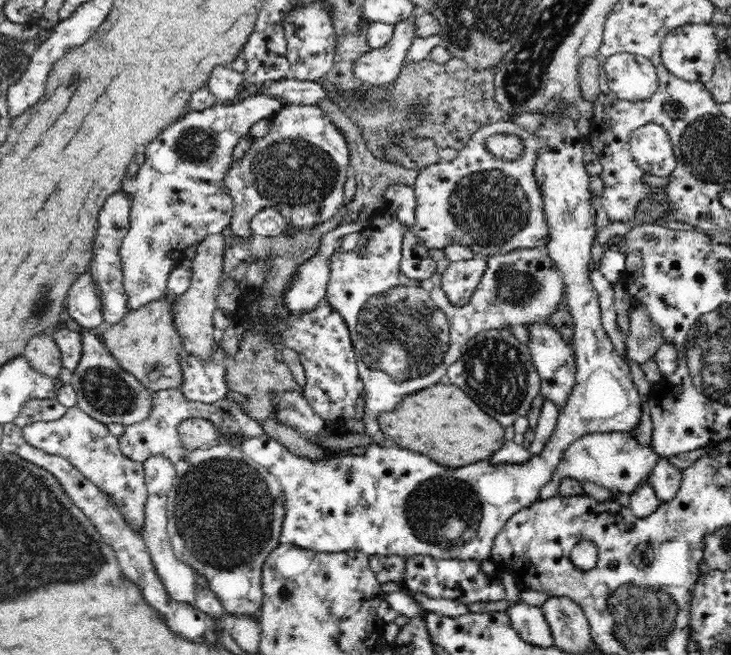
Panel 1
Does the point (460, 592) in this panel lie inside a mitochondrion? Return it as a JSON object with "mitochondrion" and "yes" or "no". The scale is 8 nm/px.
{"mitochondrion":"no"}

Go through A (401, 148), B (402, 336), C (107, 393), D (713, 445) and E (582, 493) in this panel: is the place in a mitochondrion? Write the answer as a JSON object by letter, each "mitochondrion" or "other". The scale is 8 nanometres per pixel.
{"A":"mitochondrion","B":"mitochondrion","C":"mitochondrion","D":"other","E":"other"}

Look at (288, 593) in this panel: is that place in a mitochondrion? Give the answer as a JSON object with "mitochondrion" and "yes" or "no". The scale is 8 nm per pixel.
{"mitochondrion":"yes"}

